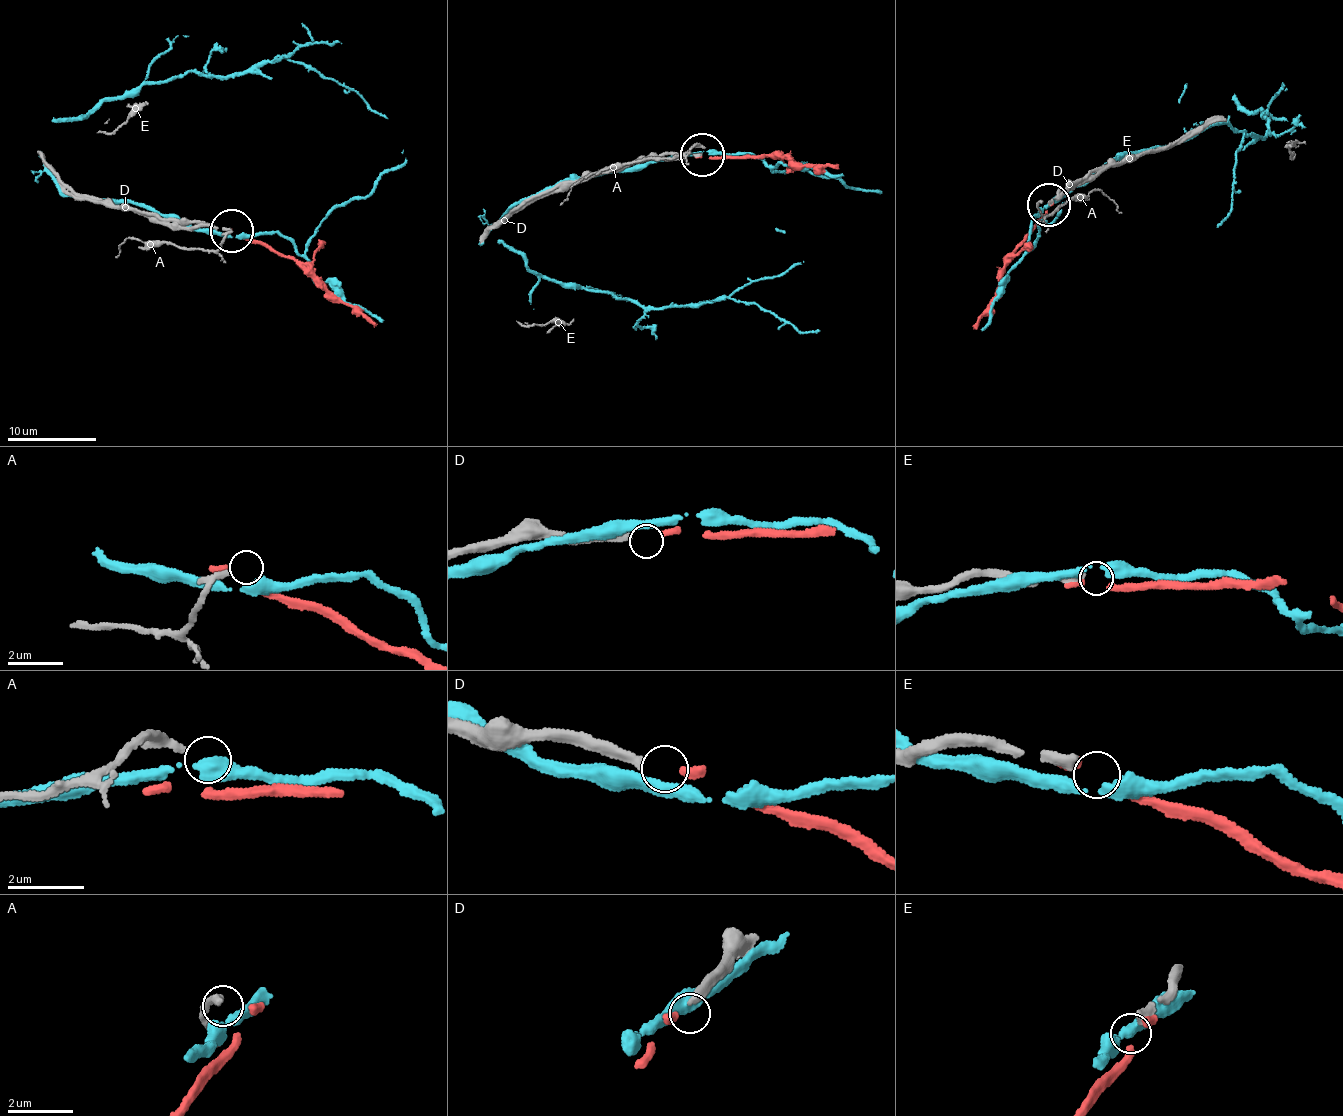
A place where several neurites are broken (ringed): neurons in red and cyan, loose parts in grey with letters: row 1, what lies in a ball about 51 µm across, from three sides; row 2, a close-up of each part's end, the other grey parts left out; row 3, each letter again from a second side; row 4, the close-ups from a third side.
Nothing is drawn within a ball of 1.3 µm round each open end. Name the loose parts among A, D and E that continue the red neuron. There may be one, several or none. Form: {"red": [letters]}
{"red": ["D"]}

